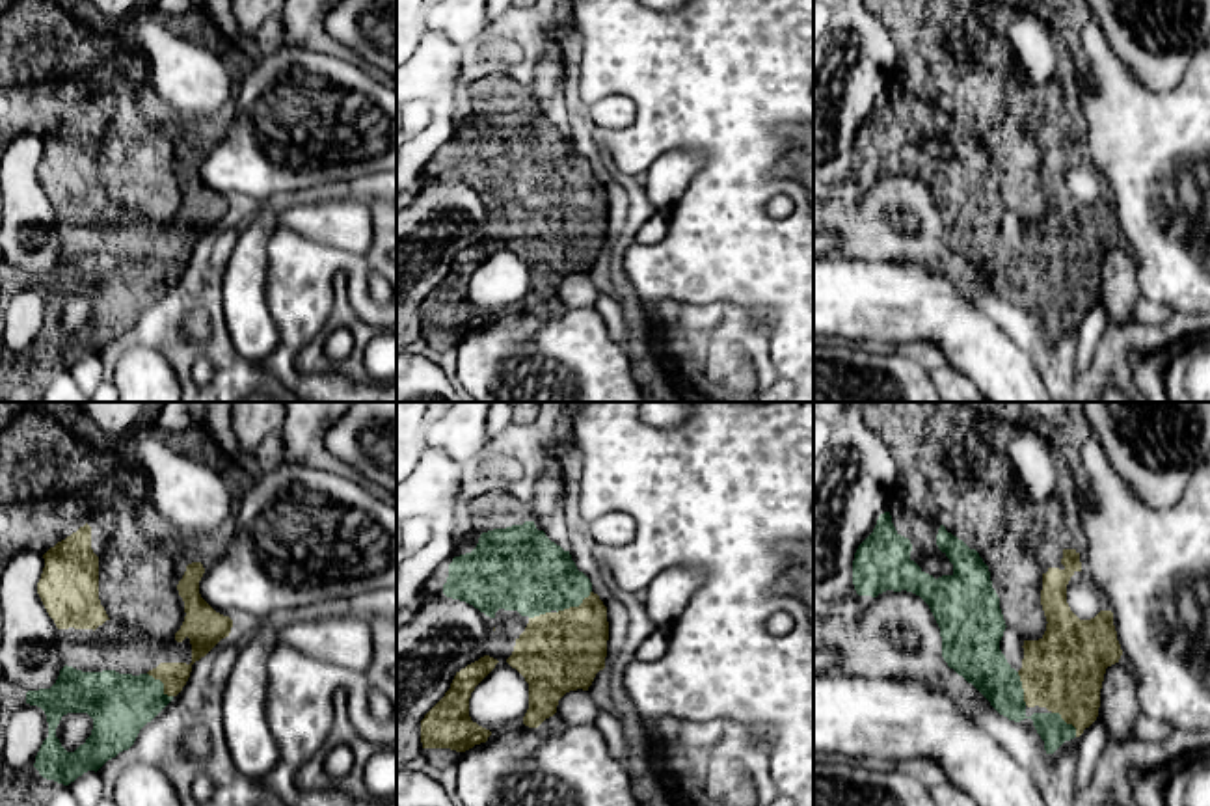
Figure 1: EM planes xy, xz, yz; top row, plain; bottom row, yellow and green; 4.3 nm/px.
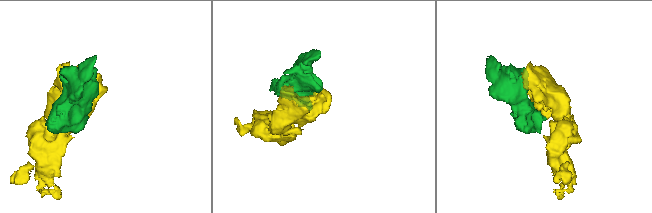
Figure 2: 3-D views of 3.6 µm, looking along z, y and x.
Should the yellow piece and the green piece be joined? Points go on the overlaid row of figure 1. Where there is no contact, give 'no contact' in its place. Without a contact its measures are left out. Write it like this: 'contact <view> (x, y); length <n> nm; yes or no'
contact xz (574, 607); length 180 nm; yes

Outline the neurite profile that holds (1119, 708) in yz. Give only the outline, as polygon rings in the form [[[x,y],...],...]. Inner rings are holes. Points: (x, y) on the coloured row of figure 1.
[[[1121,663],[1108,666],[1098,707],[1098,717],[1106,722],[1108,741],[1124,745],[1134,737],[1134,722],[1139,713],[1137,678]]]

